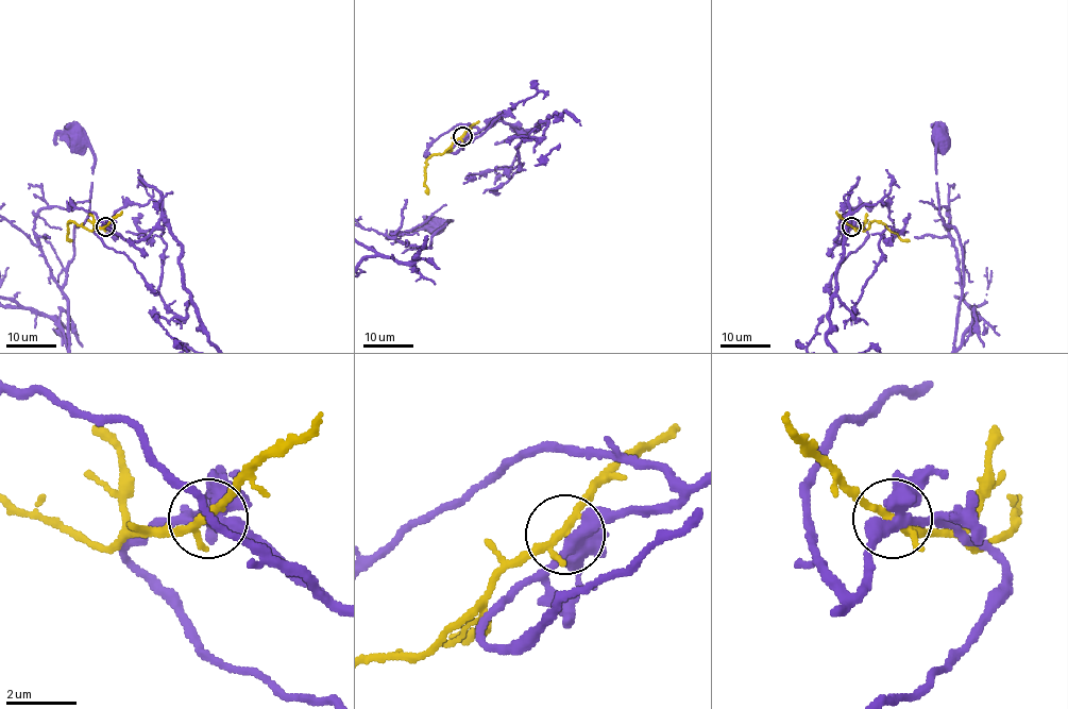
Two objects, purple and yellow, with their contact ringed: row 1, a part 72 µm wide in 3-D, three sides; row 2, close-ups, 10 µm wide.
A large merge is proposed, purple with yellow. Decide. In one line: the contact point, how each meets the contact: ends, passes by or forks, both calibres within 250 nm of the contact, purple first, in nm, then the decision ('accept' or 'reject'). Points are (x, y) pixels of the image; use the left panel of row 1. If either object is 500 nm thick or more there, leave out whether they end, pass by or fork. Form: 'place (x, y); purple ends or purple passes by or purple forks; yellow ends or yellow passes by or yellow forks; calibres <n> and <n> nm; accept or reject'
place (105, 226); purple forks; yellow forks; calibres 380 and 180 nm; accept

